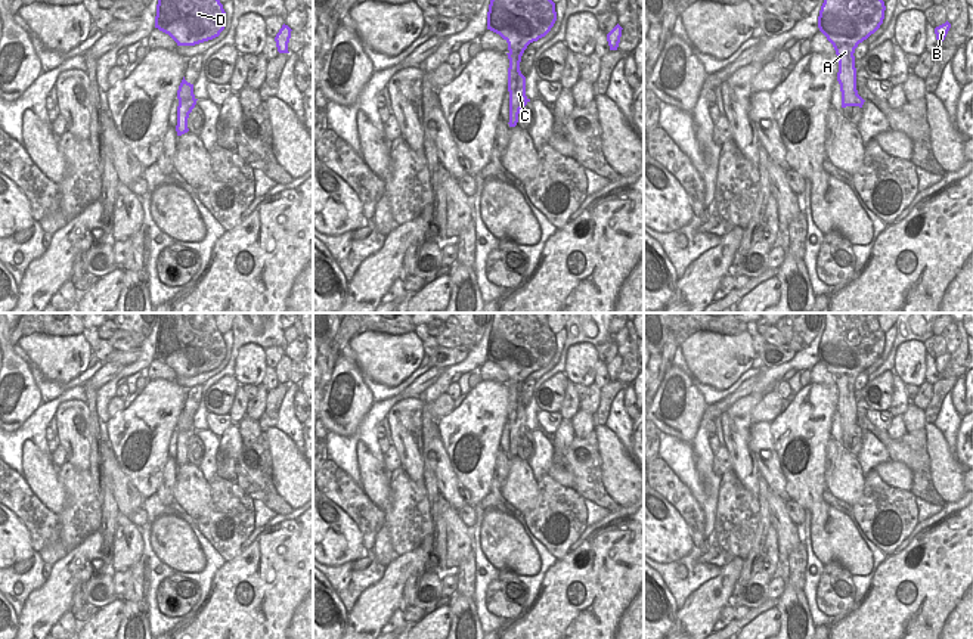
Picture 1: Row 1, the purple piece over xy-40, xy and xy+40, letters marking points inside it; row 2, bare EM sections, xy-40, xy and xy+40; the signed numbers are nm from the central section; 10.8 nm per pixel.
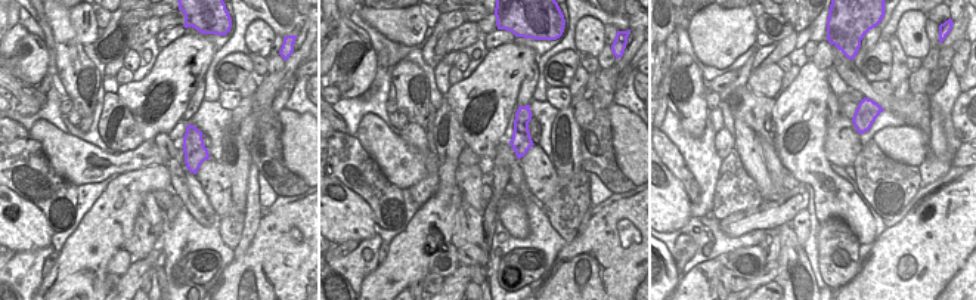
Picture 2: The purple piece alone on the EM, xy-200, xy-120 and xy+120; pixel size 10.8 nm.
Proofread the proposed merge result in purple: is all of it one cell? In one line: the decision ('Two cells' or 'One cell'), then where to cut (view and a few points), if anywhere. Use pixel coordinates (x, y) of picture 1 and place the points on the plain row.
Two cells. Split along xy+40 (858, 425), (857, 436).

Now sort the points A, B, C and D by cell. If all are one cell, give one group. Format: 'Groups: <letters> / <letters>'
Groups: A C D / B.

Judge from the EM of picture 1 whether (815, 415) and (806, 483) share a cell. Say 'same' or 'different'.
same

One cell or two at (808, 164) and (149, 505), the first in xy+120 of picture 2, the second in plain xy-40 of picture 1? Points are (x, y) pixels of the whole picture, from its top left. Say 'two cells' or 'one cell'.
two cells

